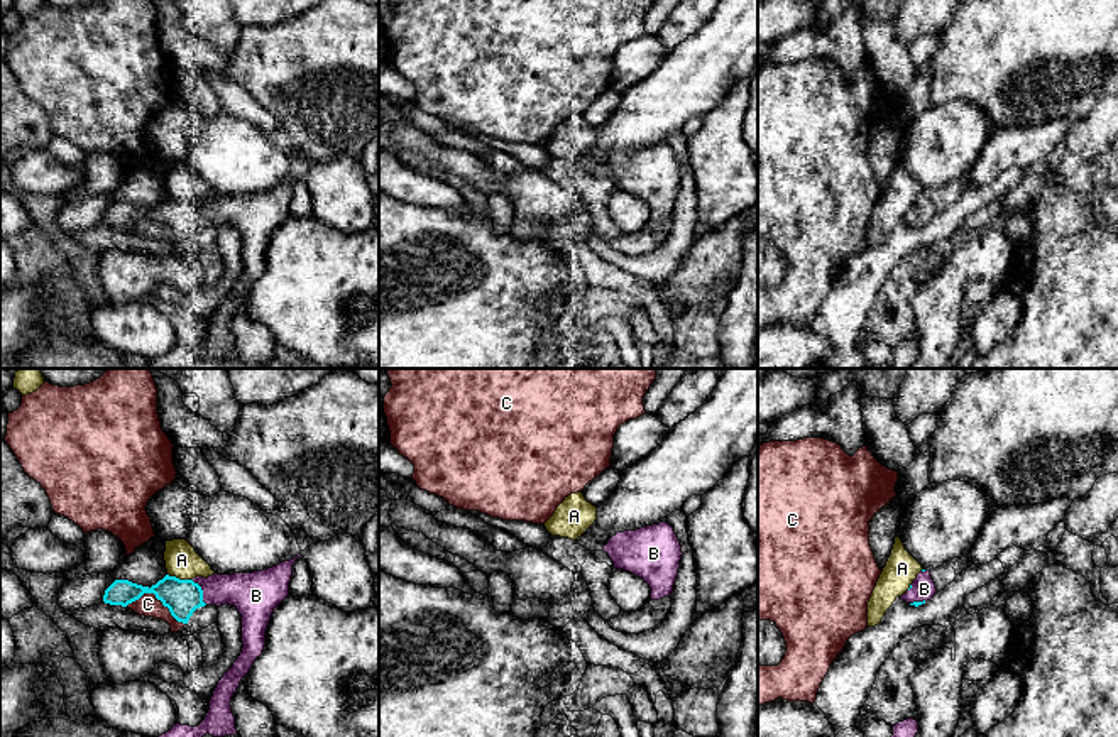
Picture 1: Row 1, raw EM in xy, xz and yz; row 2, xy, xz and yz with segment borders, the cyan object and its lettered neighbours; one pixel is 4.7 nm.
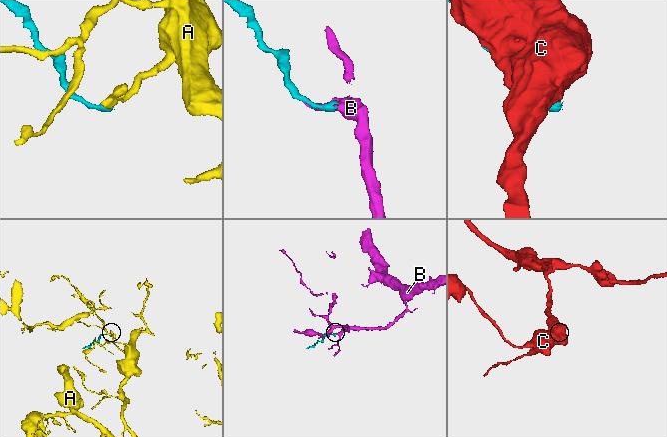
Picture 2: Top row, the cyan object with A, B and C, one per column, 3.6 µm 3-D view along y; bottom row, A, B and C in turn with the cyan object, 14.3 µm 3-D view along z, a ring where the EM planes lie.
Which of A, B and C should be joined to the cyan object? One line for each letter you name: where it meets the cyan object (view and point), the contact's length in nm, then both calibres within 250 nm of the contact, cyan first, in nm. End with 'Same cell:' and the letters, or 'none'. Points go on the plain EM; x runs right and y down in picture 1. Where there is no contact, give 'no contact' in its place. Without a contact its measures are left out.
B: contact xy (202, 213); length 140 nm; calibres 170 and 200 nm
Same cell: B

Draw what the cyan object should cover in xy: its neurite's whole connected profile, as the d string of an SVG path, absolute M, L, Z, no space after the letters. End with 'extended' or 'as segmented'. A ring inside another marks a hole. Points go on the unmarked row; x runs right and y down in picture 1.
M299 177L254 194L215 194L208 199L196 198L193 201L166 196L151 210L129 201L115 201L105 211L103 223L122 228L139 221L144 215L154 215L171 237L183 245L188 245L193 233L205 227L228 225L242 237L242 274L218 303L205 341L198 348L176 345L166 355L151 360L151 368L191 368L206 355L213 358L237 355L230 328L232 318L264 272L271 237L289 216L293 186Z; extended

